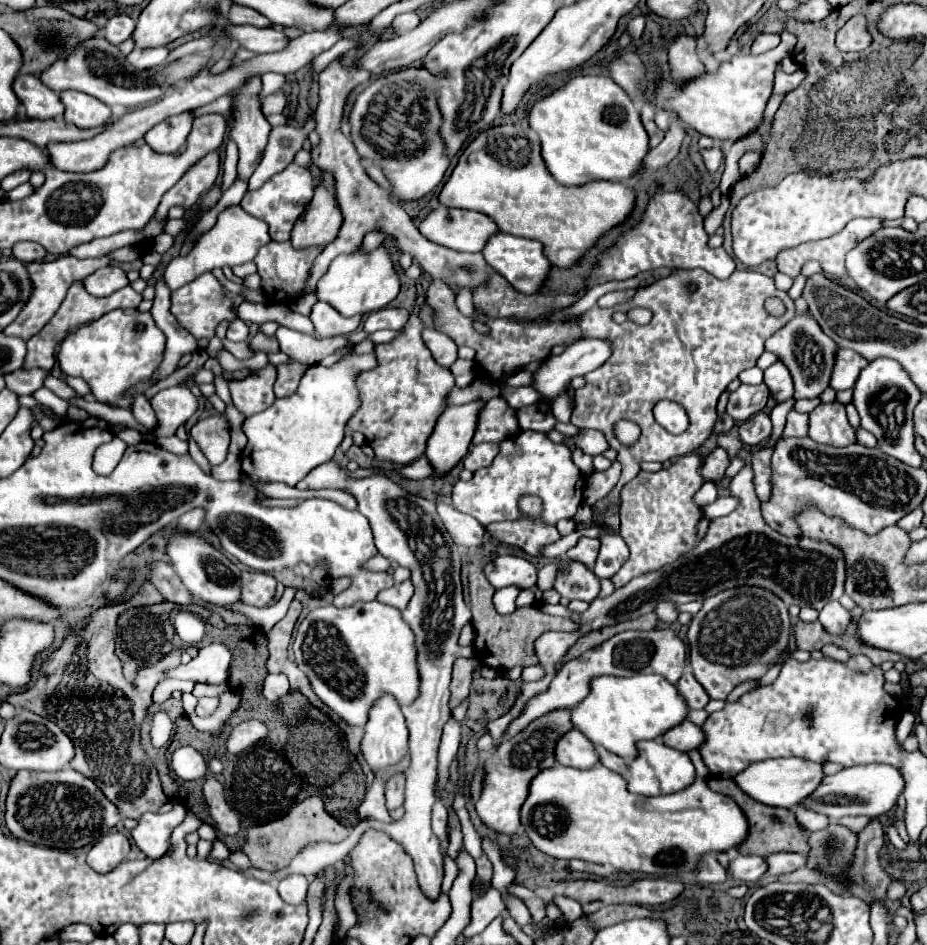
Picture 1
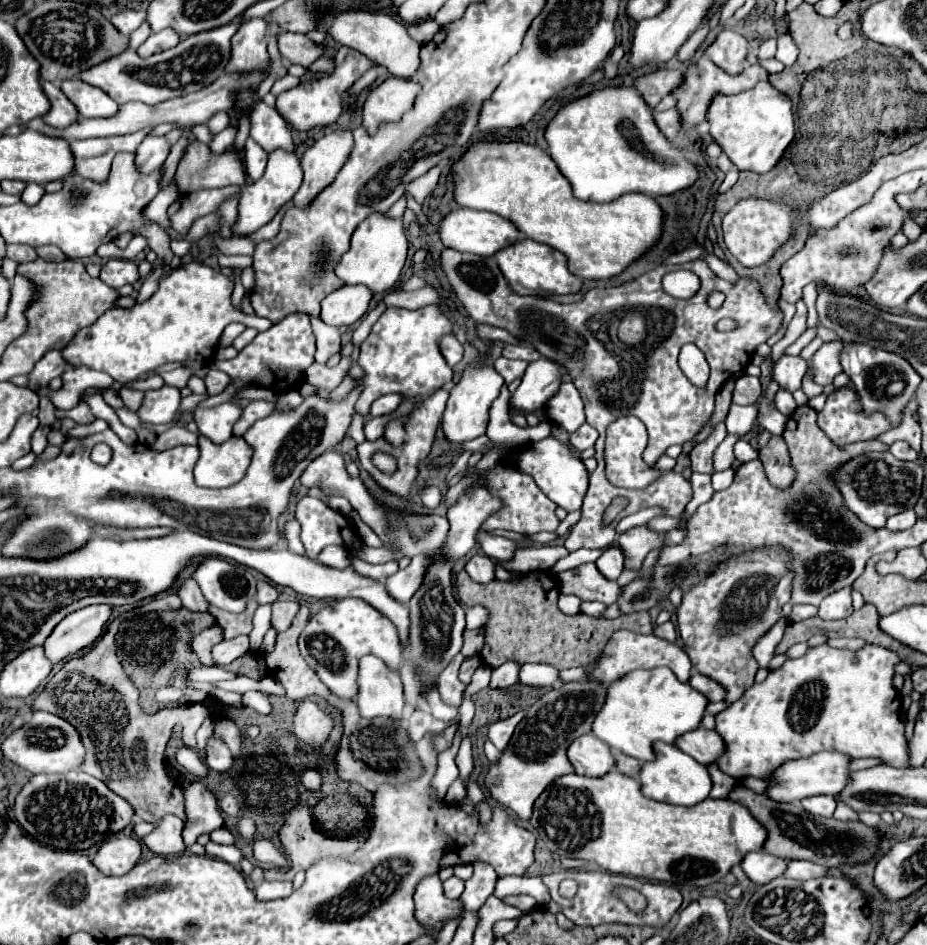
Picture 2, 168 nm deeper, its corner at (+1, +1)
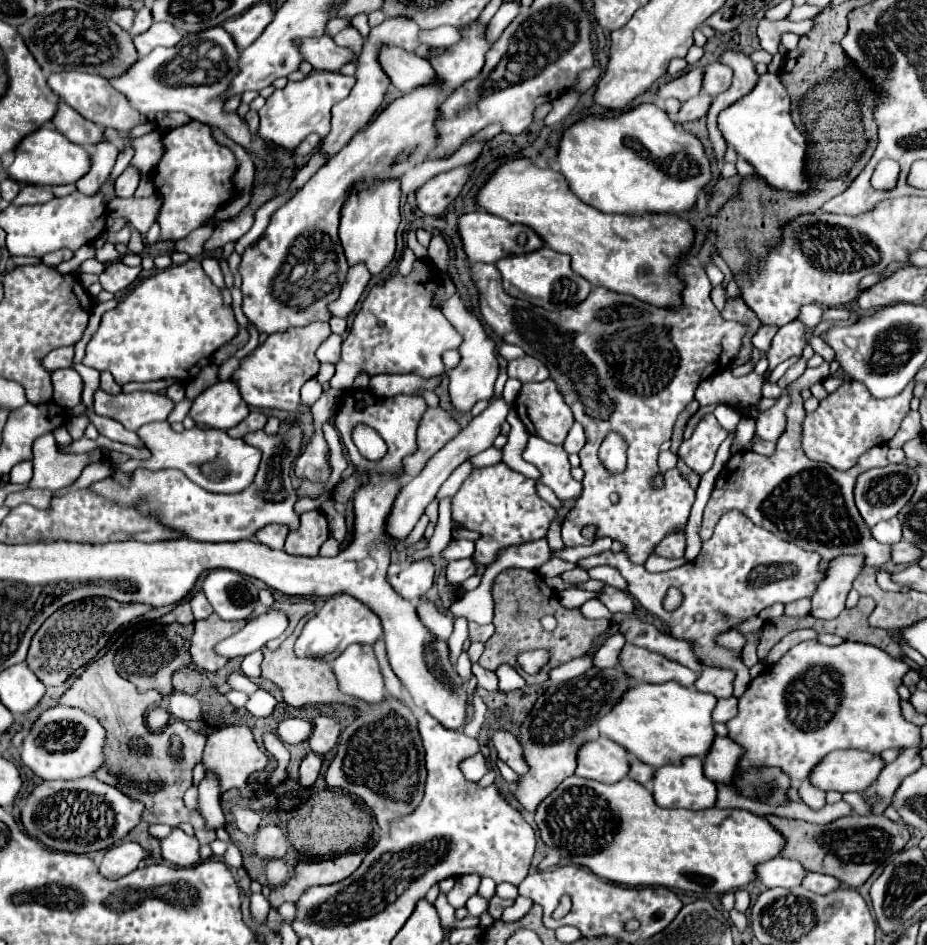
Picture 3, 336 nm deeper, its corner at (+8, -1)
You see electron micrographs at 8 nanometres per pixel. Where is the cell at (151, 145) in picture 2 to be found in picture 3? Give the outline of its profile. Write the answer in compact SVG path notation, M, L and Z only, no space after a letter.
M127 167L115 181L115 195L117 197L131 197L139 183L139 171L133 167Z

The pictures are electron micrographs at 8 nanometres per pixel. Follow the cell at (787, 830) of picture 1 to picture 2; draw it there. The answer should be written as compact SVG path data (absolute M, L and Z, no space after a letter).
M736 785L730 795L732 801L742 803L752 817L768 831L768 839L762 851L782 857L782 859L806 859L824 867L836 867L842 863L860 863L872 859L878 849L880 833L874 827L864 825L862 821L836 821L836 819L818 819L804 811L800 805L794 803L778 803L772 801L768 795L754 793L744 785Z

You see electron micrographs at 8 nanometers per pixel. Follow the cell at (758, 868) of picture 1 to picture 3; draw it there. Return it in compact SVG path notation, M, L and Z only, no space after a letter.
M775 857L763 865L759 865L757 869L759 881L765 887L797 887L801 885L803 877L807 875L807 869L803 869L803 865L799 861L791 861L785 857Z

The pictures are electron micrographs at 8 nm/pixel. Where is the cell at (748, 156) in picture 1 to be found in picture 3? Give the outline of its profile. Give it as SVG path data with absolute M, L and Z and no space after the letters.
M765 73L759 77L759 85L753 89L753 93L719 113L719 129L727 143L735 147L739 157L747 159L757 169L757 175L763 177L771 187L803 193L811 189L805 165L807 139L795 127L789 109L789 93L781 83L781 77L777 73Z

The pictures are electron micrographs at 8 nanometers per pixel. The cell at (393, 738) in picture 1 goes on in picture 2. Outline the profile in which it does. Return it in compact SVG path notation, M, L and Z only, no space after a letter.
M366 655L360 659L358 671L358 711L364 719L390 717L402 719L404 697L400 675L390 671L382 659Z

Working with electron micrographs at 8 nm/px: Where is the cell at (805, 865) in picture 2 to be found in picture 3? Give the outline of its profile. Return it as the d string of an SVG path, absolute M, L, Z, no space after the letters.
M809 873L807 879L803 879L803 887L817 893L817 895L827 895L835 889L839 889L839 881L835 877L819 875L819 873Z

